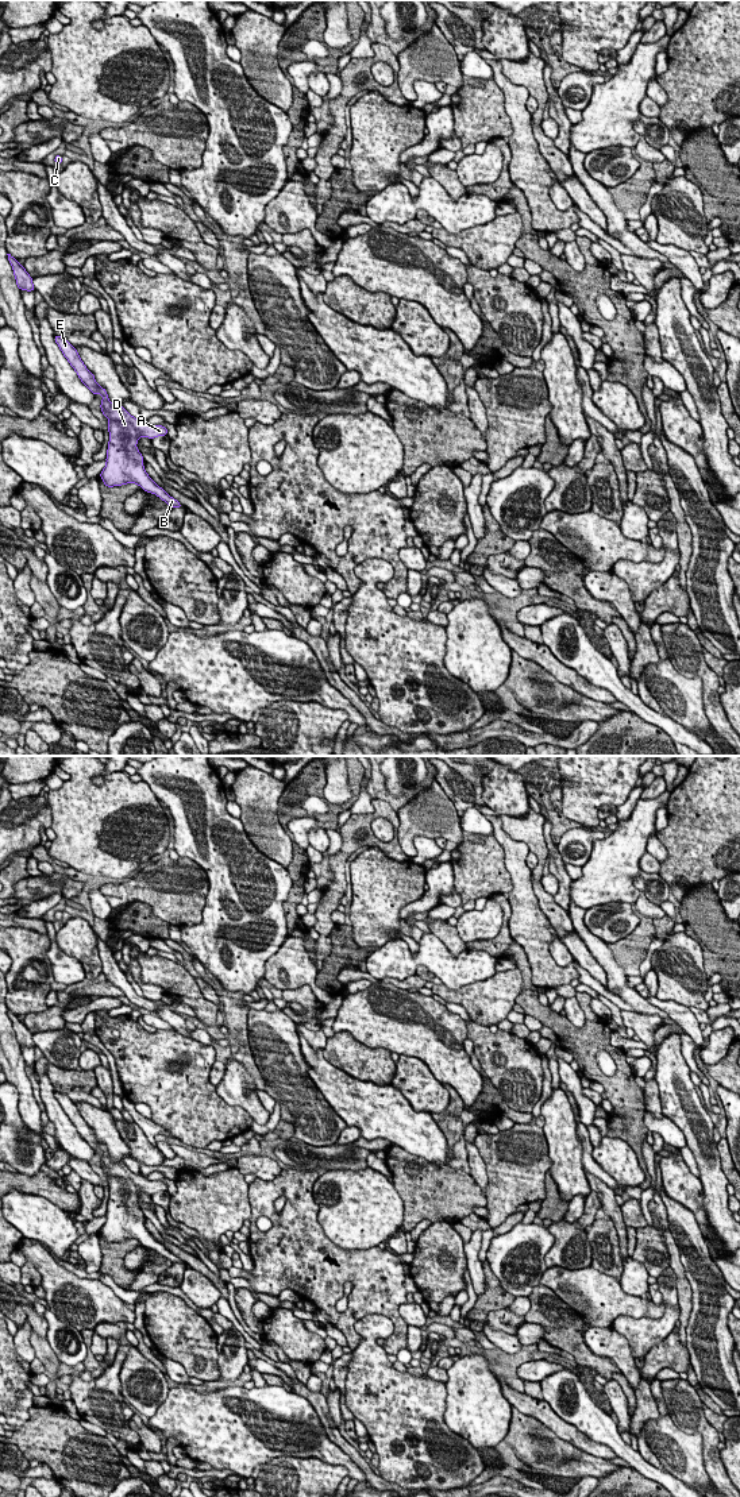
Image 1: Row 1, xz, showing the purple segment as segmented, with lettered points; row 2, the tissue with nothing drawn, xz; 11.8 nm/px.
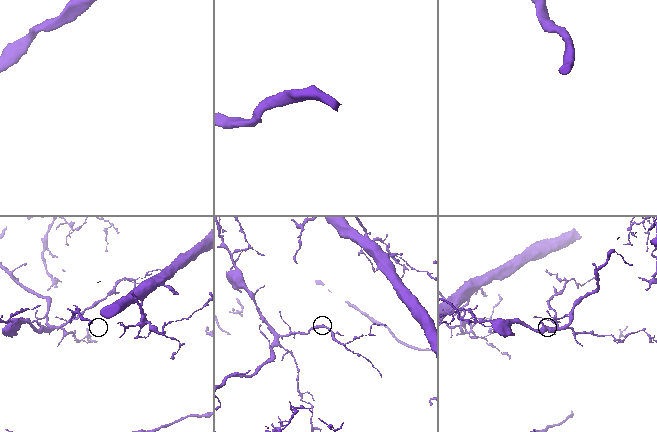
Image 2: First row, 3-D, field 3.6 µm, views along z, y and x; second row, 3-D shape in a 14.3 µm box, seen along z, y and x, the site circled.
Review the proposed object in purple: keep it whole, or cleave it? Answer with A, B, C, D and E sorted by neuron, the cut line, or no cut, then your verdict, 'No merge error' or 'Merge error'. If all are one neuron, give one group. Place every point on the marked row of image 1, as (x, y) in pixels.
Groups: A B C D E. No split. No merge error

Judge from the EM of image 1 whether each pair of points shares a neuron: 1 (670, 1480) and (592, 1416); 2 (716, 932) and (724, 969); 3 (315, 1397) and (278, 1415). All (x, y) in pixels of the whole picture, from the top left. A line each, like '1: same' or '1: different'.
1: same
2: same
3: different

